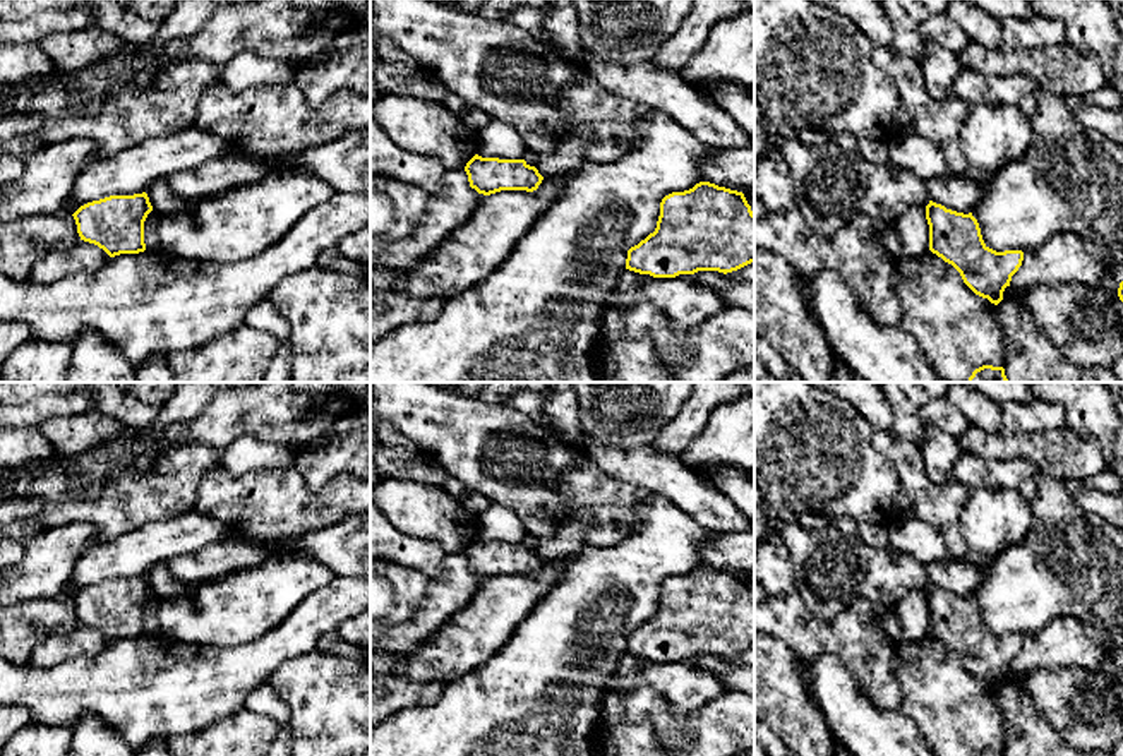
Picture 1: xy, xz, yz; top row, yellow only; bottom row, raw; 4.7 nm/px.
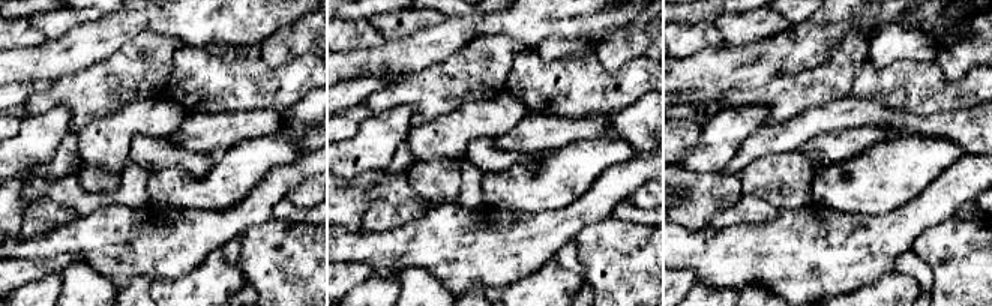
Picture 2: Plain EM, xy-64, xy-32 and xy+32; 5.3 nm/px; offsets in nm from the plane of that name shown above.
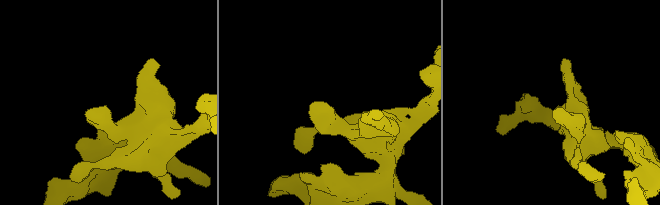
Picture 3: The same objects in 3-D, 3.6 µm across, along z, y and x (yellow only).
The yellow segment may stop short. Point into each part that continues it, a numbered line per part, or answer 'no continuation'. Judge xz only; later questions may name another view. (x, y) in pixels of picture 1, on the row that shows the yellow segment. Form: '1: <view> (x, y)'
no continuation

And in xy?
no continuation

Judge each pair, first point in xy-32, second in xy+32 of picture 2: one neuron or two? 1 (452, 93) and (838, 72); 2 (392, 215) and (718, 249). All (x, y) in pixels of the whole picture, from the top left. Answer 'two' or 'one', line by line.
1: one
2: two

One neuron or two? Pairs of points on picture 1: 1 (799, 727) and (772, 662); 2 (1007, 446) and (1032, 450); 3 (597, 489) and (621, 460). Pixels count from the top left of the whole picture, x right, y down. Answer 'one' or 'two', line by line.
1: one
2: one
3: two

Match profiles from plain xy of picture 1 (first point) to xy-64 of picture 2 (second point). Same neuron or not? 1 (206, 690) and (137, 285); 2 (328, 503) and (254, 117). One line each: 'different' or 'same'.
1: different
2: different

